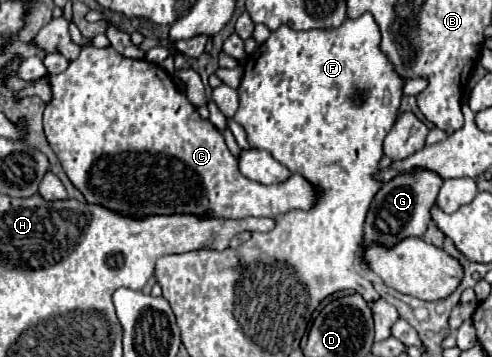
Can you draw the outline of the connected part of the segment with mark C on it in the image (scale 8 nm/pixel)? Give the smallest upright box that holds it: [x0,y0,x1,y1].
[44,46,320,218]

